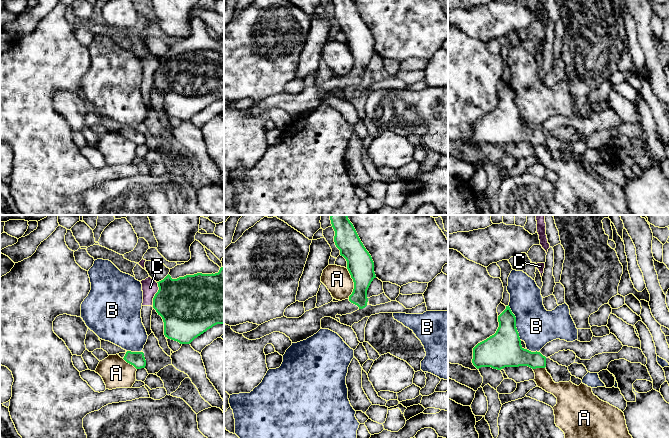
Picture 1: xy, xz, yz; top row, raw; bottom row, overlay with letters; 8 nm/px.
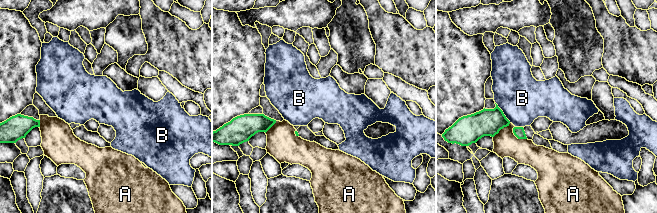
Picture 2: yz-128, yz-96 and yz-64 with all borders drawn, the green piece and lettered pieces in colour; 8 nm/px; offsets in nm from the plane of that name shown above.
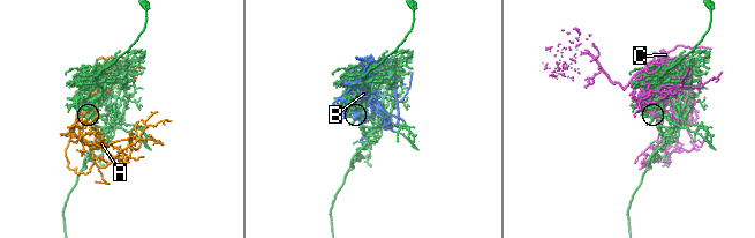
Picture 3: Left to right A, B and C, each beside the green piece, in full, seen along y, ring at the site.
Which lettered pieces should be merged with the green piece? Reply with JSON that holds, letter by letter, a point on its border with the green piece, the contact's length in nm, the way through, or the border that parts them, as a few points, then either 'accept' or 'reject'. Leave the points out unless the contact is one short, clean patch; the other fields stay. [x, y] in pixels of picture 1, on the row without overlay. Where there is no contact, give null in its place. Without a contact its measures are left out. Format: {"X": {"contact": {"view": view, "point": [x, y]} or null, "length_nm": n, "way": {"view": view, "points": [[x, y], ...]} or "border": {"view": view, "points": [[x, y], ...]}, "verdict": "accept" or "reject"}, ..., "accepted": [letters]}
{"A": {"contact": {"view": "xz", "point": [354, 59]}, "length_nm": 240, "verdict": "reject"}, "B": {"contact": {"view": "yz", "point": [515, 99]}, "length_nm": 300, "verdict": "reject"}, "C": {"contact": {"view": "xy", "point": [155, 70]}, "length_nm": 200, "border": {"view": "xy", "points": [[157, 58], [158, 65], [153, 74], [152, 82]]}, "verdict": "reject"}, "accepted": []}

